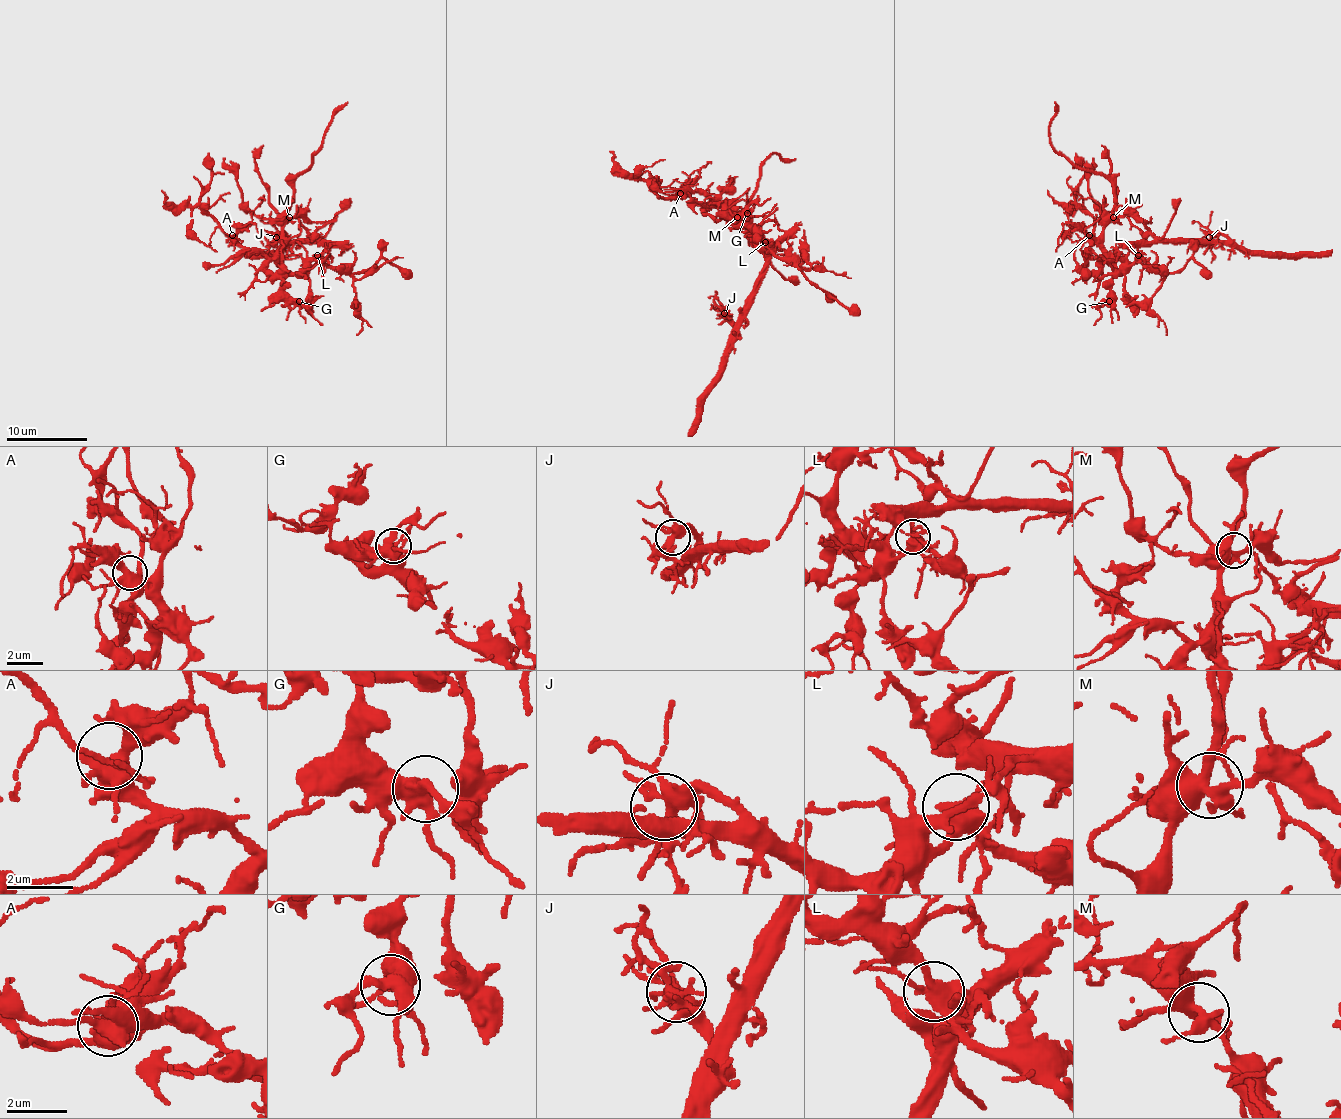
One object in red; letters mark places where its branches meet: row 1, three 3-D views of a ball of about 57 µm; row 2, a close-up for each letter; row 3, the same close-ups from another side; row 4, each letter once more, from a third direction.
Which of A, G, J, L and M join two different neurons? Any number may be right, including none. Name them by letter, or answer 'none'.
L

